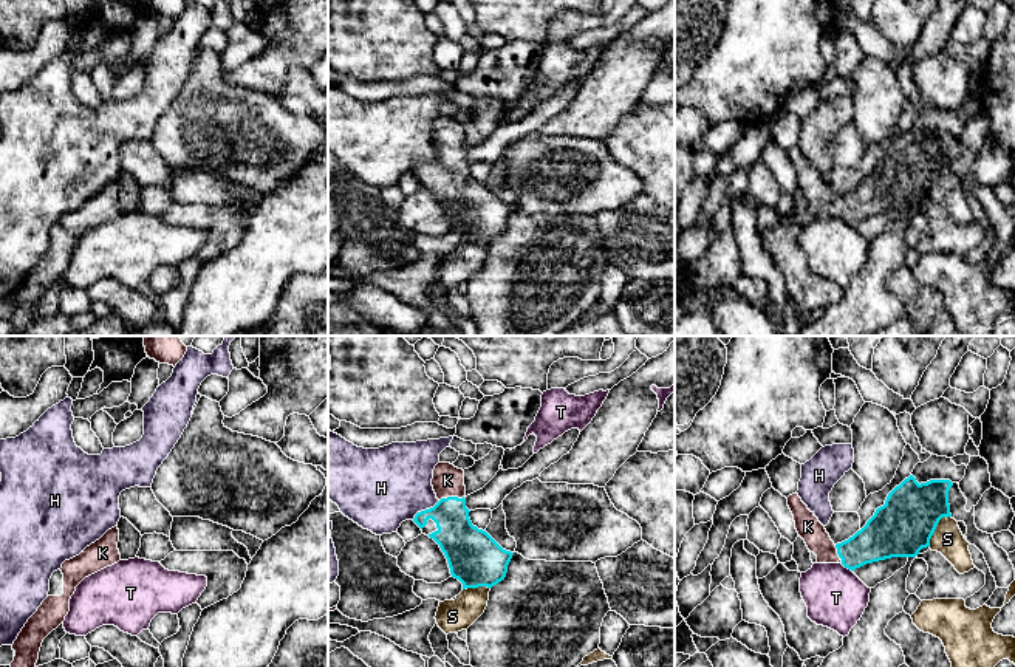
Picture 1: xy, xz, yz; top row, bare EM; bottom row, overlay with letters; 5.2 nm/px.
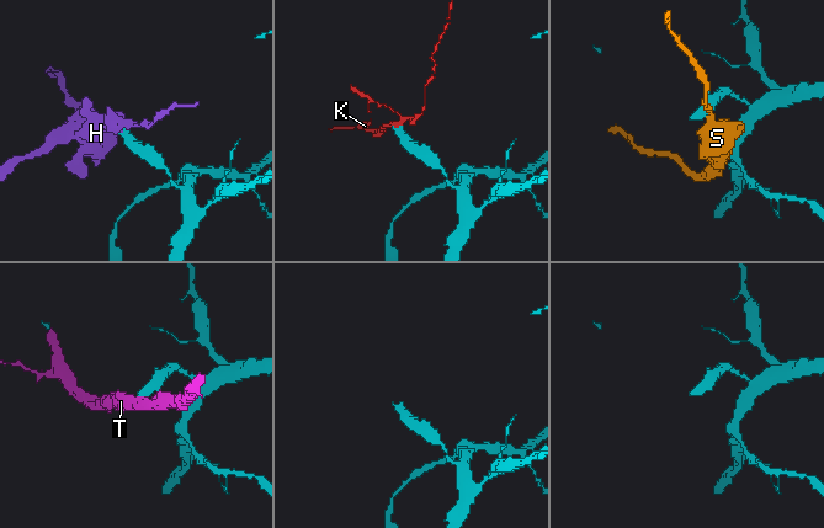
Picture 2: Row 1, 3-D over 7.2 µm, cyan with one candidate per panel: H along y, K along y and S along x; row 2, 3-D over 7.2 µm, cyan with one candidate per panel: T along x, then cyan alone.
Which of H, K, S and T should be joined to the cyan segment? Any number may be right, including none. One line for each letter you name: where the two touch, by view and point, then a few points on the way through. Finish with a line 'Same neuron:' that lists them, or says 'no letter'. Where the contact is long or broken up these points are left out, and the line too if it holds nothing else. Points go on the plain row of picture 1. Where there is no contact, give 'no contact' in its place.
K: contact xz (451, 150); way xz (463, 197), (455, 188), (451, 150), (447, 133)
Same neuron: K

